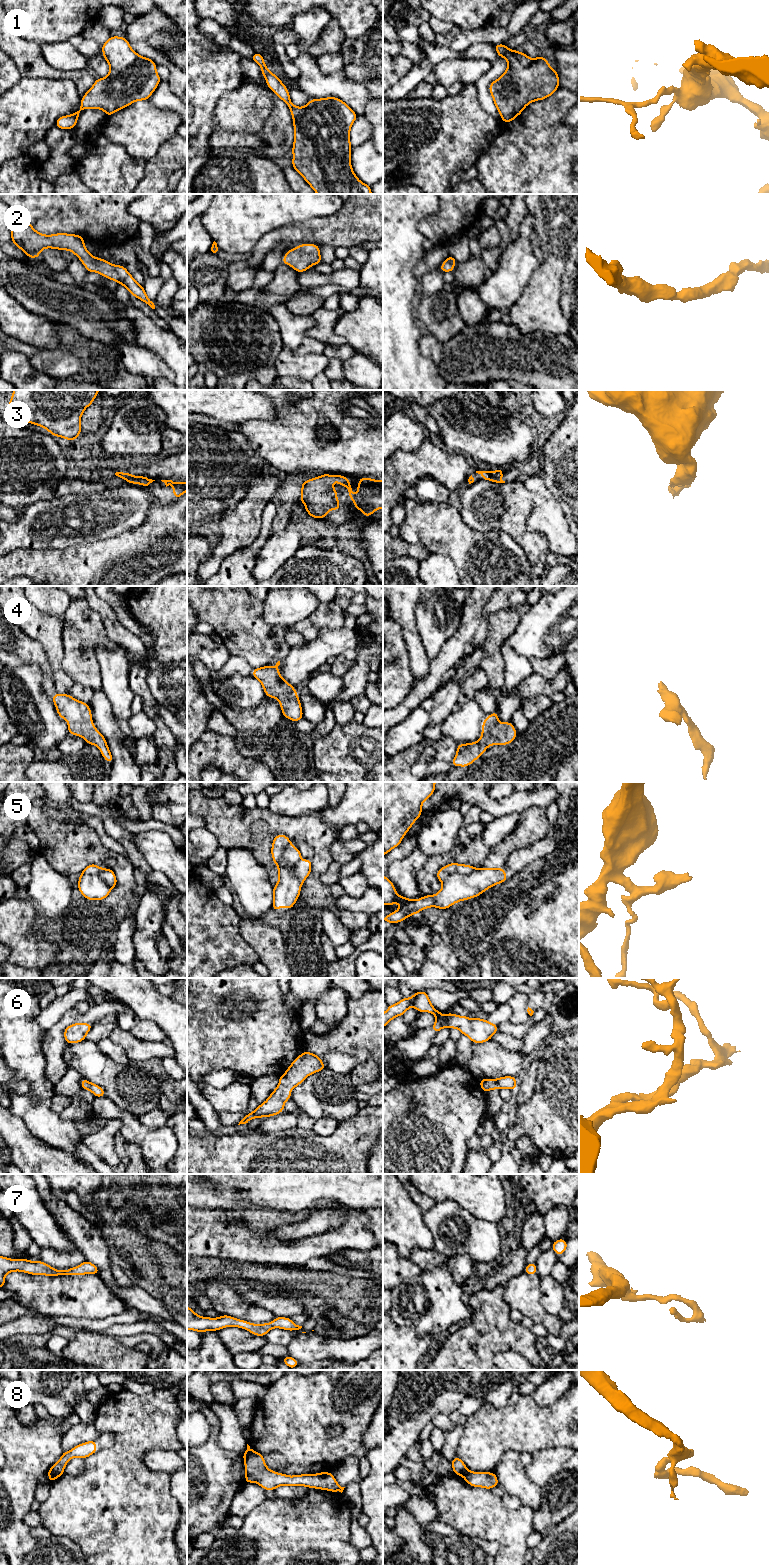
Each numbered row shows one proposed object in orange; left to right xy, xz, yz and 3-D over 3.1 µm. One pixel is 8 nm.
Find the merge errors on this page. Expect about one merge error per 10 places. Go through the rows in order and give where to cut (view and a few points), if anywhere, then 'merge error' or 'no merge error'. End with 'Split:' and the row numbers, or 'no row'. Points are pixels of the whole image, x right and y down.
1: cut none; no merge error
2: cut none; no merge error
3: cut none; no merge error
4: cut none; no merge error
5: cut yz (476, 869), (467, 874), (451, 874), (442, 882); merge error
6: cut none; no merge error
7: cut none; no merge error
8: cut xy (48, 1473), (60, 1475); merge error
Split: 5, 8

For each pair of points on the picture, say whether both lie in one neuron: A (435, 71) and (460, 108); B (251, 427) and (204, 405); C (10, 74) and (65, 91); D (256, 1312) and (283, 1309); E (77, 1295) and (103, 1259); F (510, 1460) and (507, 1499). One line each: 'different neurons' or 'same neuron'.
A: different neurons
B: different neurons
C: different neurons
D: different neurons
E: different neurons
F: different neurons

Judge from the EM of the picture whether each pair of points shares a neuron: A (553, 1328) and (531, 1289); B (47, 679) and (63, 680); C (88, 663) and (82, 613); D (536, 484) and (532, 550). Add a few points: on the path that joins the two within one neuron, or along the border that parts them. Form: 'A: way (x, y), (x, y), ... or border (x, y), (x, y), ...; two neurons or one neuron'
A: way (544, 1318), (531, 1305), (531, 1299); one neuron
B: border (47, 656), (57, 692); two neurons
C: way (86, 651), (82, 645), (82, 625); one neuron
D: border (533, 507), (526, 528), (540, 531), (548, 549); two neurons

